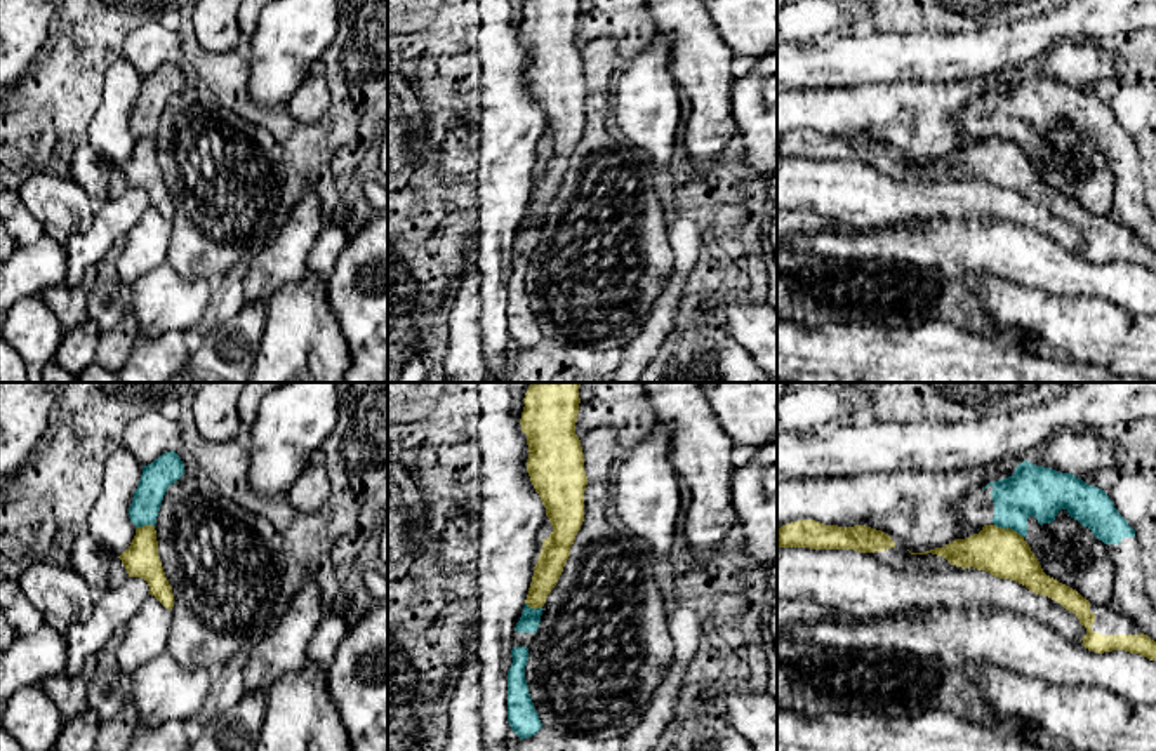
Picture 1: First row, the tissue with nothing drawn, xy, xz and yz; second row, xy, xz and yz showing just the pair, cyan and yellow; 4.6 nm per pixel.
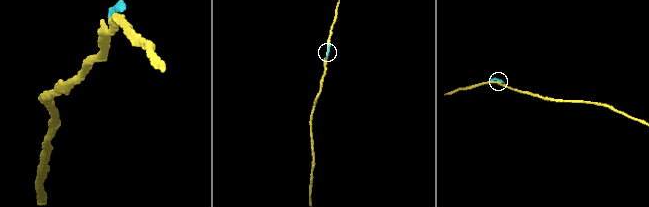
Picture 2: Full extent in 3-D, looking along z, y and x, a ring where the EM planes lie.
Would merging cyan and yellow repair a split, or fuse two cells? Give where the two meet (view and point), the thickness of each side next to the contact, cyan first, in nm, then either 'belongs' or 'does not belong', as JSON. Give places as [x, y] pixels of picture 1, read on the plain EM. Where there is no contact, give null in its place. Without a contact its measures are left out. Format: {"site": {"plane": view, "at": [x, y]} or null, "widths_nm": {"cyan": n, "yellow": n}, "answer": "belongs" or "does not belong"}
{"site": {"plane": "yz", "at": [1009, 138]}, "widths_nm": {"cyan": 240, "yellow": 220}, "answer": "does not belong"}

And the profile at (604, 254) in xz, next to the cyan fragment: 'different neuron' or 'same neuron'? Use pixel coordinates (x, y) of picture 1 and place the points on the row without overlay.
different neuron

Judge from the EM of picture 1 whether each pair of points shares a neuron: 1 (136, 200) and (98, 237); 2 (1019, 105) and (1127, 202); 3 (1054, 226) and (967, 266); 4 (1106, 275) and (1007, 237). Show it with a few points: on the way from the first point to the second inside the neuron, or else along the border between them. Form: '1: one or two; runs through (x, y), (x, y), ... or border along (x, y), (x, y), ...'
1: one; runs through (127, 209), (106, 228)
2: one; runs through (1057, 105), (1076, 106), (1120, 150), (1125, 164)
3: two; border along (1002, 218), (1033, 226), (1076, 252)
4: one; runs through (1082, 275), (1062, 273), (1031, 259)

